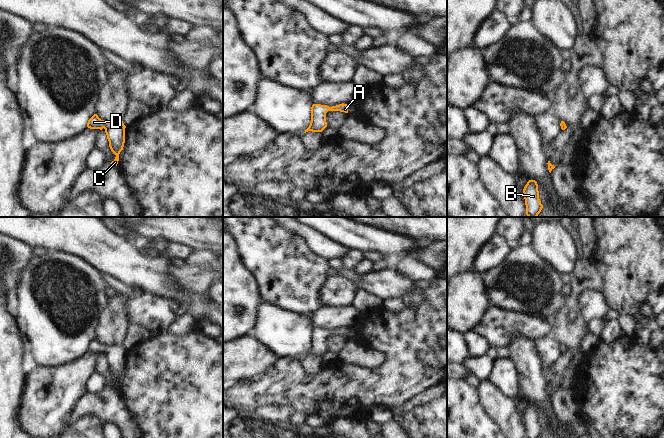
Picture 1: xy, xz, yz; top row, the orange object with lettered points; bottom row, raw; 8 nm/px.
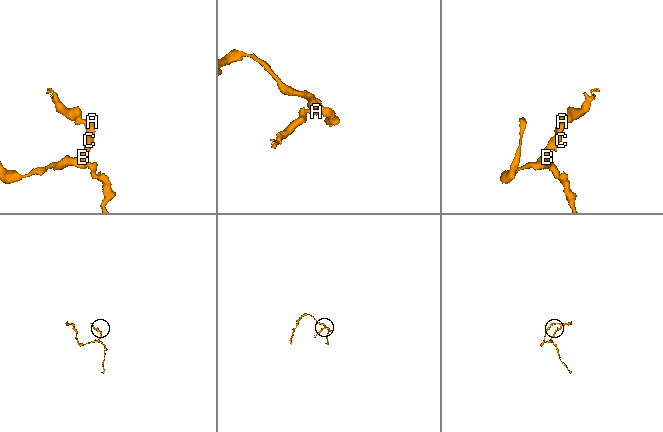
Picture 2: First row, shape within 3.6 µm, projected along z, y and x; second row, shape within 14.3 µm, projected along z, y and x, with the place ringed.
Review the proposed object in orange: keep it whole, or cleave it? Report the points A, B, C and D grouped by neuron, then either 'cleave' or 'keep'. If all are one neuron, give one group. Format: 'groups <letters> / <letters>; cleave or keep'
groups A B C D; keep

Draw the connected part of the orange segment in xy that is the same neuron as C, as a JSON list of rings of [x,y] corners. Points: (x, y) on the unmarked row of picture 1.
[[[94,338],[87,347],[87,351],[90,353],[105,353],[107,363],[109,365],[109,371],[111,375],[116,379],[115,383],[110,387],[112,389],[118,388],[119,378],[123,374],[125,367],[125,352],[122,344],[106,346],[101,344],[97,338]]]

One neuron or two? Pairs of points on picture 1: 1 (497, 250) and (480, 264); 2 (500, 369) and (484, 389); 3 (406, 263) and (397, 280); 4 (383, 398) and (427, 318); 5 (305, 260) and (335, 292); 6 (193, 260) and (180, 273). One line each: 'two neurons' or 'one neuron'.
1: one neuron
2: two neurons
3: two neurons
4: one neuron
5: two neurons
6: two neurons

